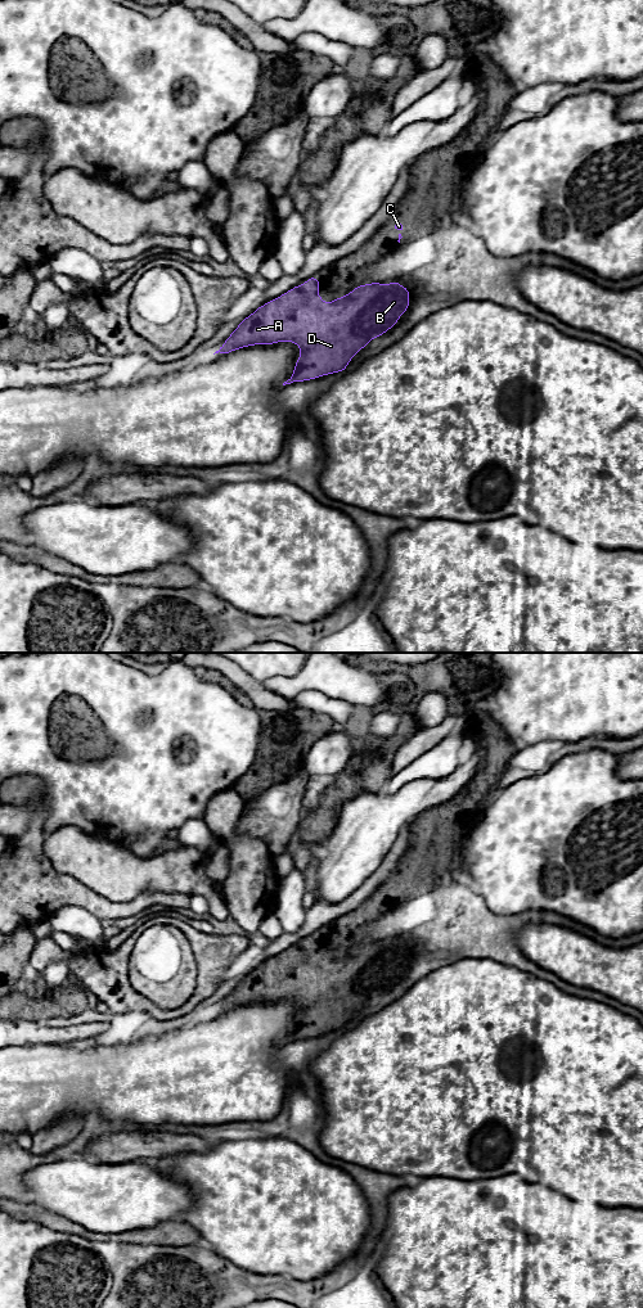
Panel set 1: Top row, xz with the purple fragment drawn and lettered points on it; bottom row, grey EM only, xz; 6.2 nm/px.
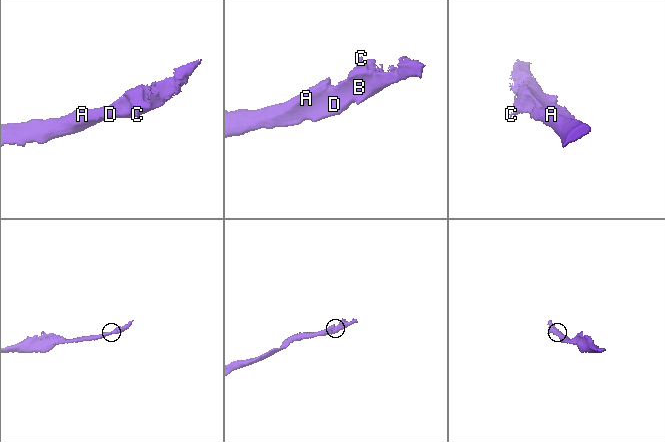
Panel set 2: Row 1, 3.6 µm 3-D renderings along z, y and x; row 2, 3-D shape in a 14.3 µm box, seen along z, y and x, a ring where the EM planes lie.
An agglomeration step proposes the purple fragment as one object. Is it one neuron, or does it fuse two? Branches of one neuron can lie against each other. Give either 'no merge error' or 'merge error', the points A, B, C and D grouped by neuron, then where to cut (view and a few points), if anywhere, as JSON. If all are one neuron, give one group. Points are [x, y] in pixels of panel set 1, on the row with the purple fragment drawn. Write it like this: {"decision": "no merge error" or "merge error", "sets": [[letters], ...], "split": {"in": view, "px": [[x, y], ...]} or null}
{"decision": "no merge error", "sets": [["A", "B", "C", "D"]], "split": null}

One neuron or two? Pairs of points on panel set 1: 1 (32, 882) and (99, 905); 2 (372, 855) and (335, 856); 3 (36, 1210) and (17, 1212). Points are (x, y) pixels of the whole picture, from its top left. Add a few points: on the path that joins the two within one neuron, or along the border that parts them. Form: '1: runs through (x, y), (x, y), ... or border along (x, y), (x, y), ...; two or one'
1: runs through (49, 891), (70, 891), (82, 897); one
2: runs through (363, 855), (344, 856); one
3: runs through (31, 1212), (22, 1212); one

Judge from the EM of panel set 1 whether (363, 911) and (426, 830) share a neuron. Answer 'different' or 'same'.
same

